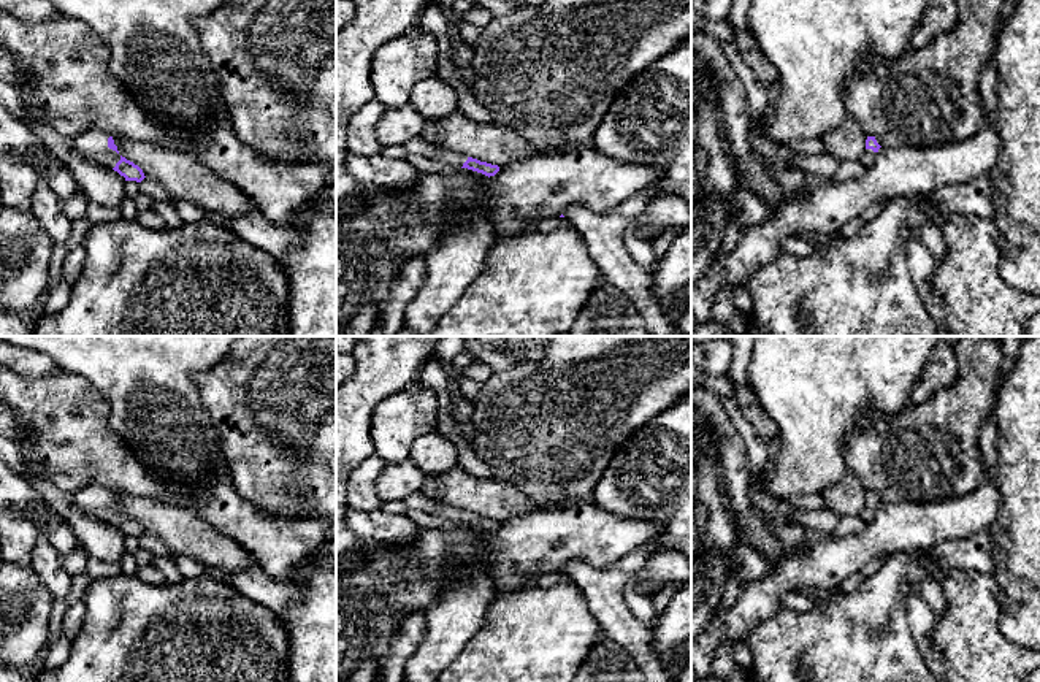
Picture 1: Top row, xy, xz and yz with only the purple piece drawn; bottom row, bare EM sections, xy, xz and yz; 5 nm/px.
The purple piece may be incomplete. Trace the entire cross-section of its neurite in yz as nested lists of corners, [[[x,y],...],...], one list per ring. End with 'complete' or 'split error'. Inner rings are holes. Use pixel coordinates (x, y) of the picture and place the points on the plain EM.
[[[867,492],[866,495],[866,506],[864,509],[861,511],[861,519],[866,522],[866,523],[870,523],[875,517],[875,511],[878,508],[881,501],[878,500],[877,493],[875,492]]] | split error

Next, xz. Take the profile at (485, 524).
[[[415,492],[403,500],[407,509],[422,509],[449,522],[468,523],[485,531],[495,531],[499,527],[498,520],[480,517],[477,514],[468,512],[461,508],[447,504],[444,501],[430,501],[420,492]]] | split error

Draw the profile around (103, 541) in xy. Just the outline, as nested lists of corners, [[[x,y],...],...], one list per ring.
[[[0,435],[0,458],[48,500],[51,509],[71,528],[89,557],[109,563],[120,561],[125,554],[124,531],[75,506],[71,496],[49,481],[32,476],[21,447],[3,435]]]

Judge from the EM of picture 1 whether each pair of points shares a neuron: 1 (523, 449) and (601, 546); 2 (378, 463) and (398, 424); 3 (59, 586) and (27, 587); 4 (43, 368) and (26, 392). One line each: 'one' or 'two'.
1: two
2: two
3: two
4: two

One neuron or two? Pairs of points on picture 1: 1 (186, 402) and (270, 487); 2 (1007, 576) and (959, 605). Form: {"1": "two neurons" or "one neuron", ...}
{"1": "two neurons", "2": "two neurons"}

